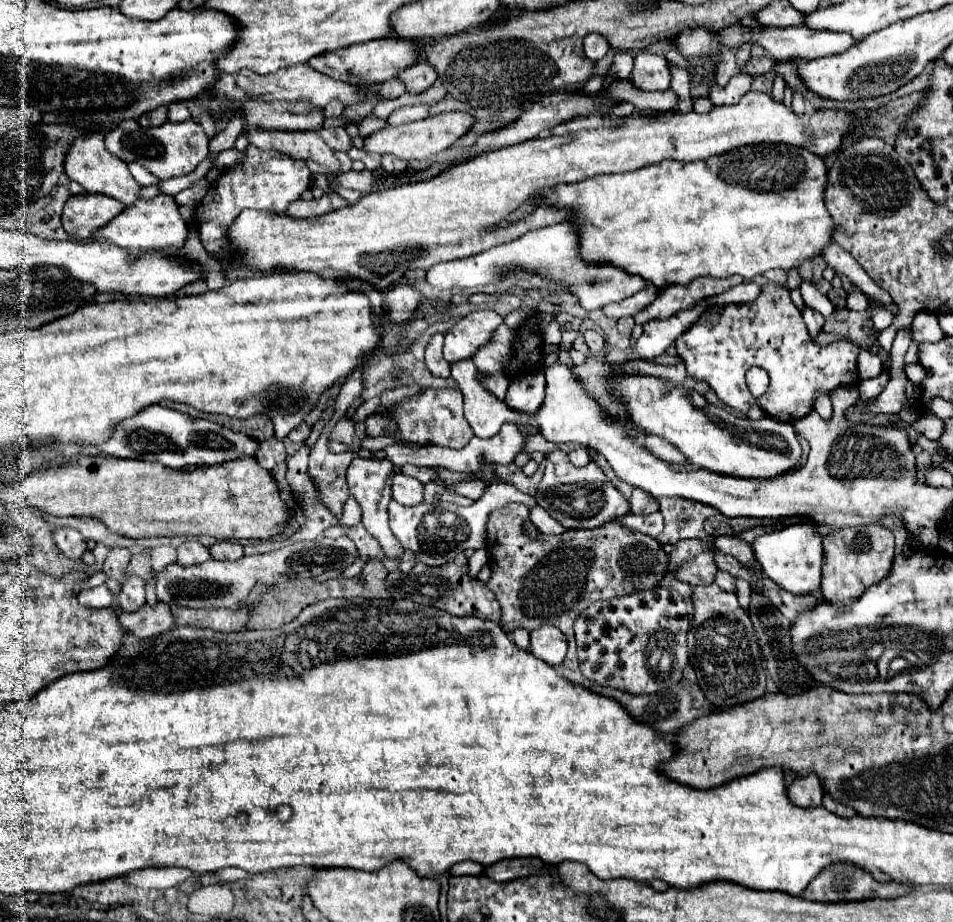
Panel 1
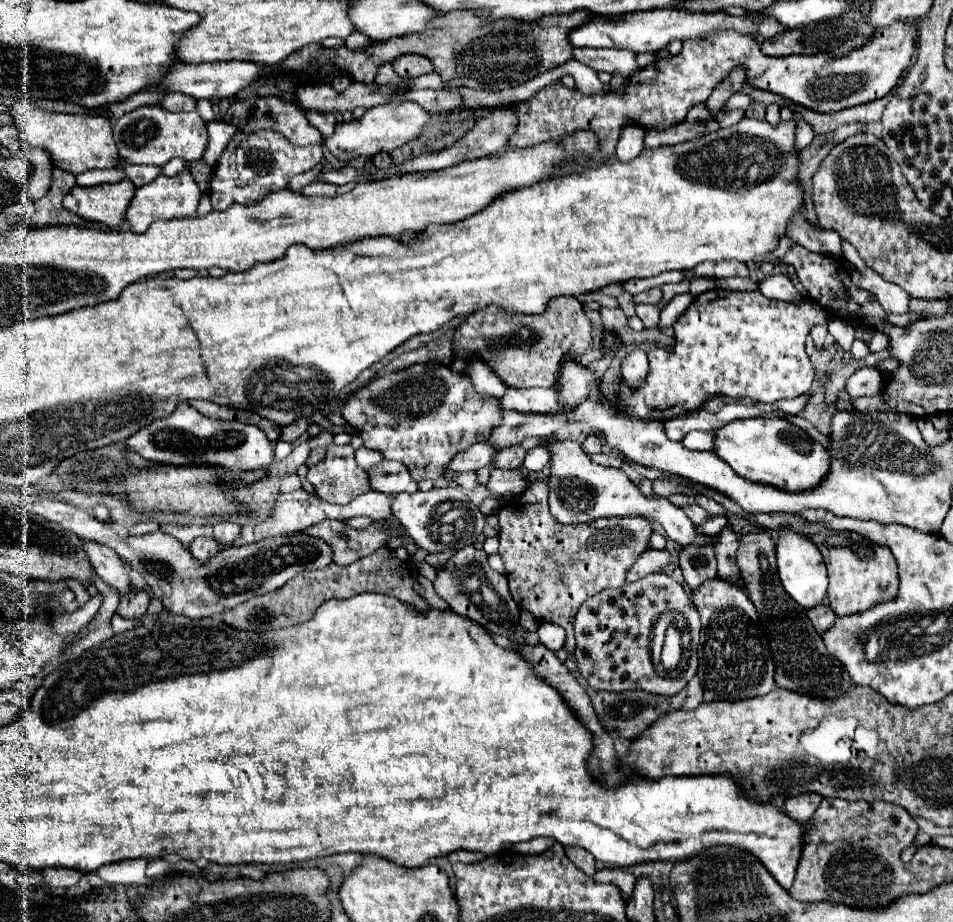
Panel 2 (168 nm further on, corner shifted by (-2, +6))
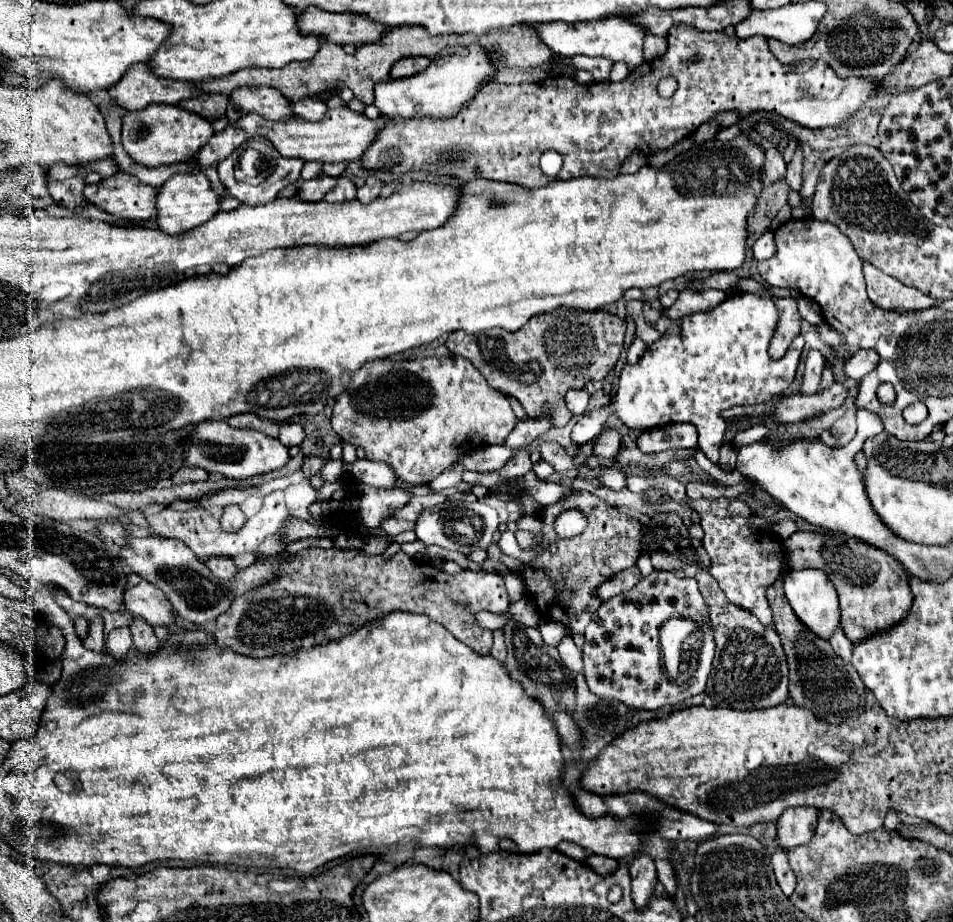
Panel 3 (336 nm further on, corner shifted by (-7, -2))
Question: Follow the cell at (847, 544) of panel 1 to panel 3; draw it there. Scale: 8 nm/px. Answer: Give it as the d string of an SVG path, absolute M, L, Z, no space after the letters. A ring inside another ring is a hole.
M794 532L786 540L786 552L788 552L792 570L818 568L818 570L824 570L826 576L832 580L832 584L836 586L838 598L840 598L840 610L842 610L840 626L852 644L858 644L882 630L890 630L892 626L902 622L908 616L908 610L912 608L910 582L908 582L908 576L902 564L894 560L890 554L870 548L860 540L850 540L844 534L832 534L832 532Z

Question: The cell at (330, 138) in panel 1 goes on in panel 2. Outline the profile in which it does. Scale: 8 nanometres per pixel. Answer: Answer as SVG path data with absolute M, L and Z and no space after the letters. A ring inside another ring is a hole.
M309 112L307 114L307 120L325 136L333 136L335 132L335 126L337 126L337 118L333 114L315 114L315 112Z

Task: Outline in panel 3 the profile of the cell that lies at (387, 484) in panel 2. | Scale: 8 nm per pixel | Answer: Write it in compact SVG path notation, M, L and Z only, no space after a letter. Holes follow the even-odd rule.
M356 460L352 464L344 462L342 474L354 476L354 480L370 484L370 486L380 486L380 488L390 488L396 484L396 474L386 462L372 462L372 460Z

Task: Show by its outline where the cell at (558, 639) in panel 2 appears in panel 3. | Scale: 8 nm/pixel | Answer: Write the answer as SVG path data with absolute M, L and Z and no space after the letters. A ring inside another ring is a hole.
M566 636L558 644L558 652L560 652L562 662L566 664L566 668L570 668L572 672L582 672L582 668L584 668L584 664L582 664L582 650L576 648L576 644L572 642L572 636Z

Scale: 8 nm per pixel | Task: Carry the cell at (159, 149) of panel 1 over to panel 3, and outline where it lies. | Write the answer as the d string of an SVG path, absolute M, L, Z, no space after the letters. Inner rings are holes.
M150 104L138 112L126 112L122 116L122 144L130 158L148 168L156 168L162 164L176 164L192 158L214 134L212 124L194 114L186 112L178 106L168 104Z

